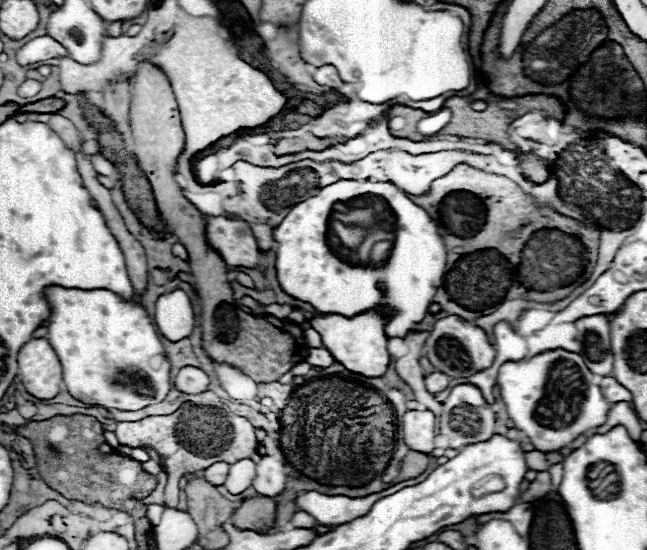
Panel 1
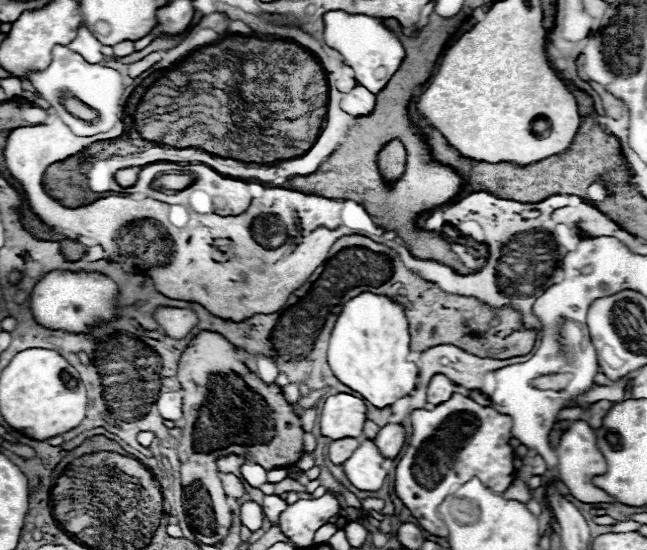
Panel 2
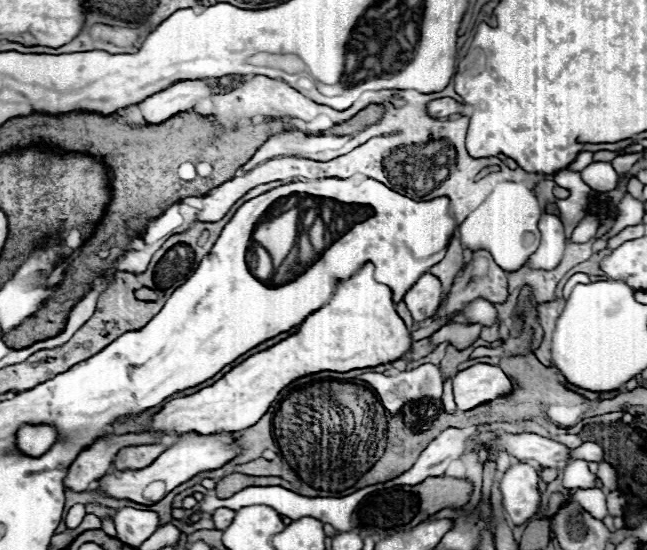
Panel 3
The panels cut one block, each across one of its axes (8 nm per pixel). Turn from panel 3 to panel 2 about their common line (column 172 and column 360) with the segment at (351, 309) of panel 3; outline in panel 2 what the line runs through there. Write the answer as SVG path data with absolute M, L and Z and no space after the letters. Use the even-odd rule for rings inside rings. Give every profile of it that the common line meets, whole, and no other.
M334 394L326 398L320 412L322 436L330 440L358 438L366 422L366 402L350 394Z

